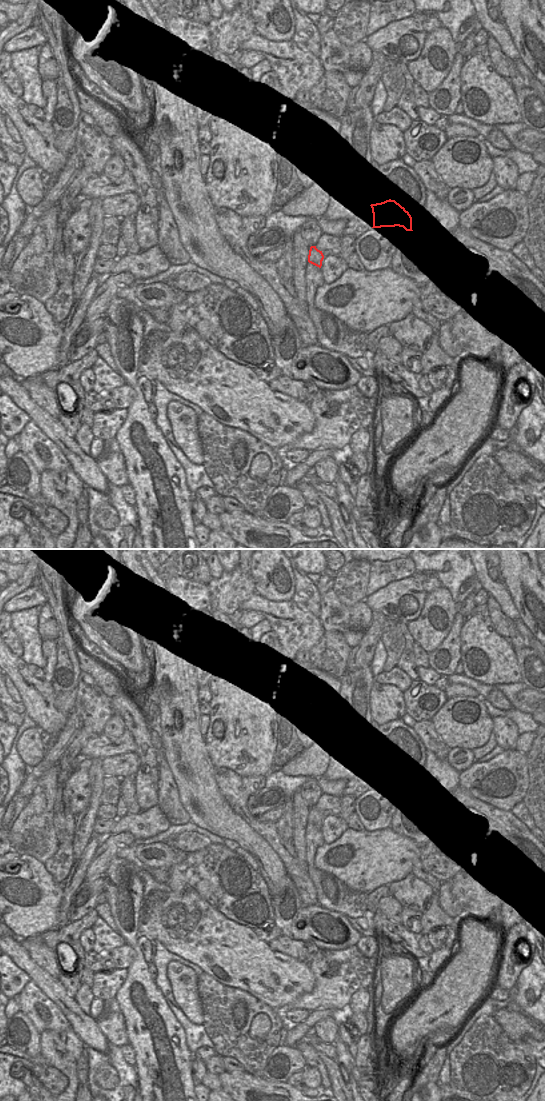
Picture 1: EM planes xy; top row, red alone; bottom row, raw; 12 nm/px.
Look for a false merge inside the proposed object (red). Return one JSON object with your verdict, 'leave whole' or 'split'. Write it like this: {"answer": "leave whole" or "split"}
{"answer": "leave whole"}

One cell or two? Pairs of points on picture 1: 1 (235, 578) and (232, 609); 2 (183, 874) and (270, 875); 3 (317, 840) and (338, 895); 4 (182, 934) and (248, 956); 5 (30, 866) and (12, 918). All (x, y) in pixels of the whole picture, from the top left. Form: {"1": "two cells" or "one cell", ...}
{"1": "one cell", "2": "two cells", "3": "one cell", "4": "one cell", "5": "one cell"}

